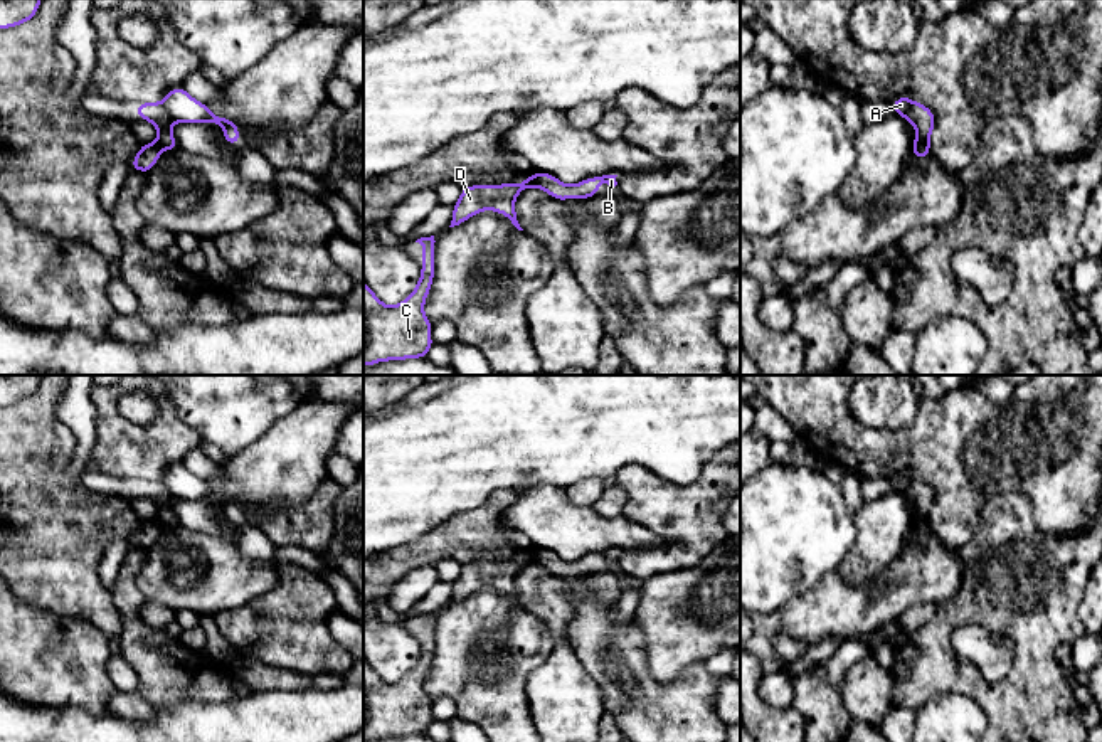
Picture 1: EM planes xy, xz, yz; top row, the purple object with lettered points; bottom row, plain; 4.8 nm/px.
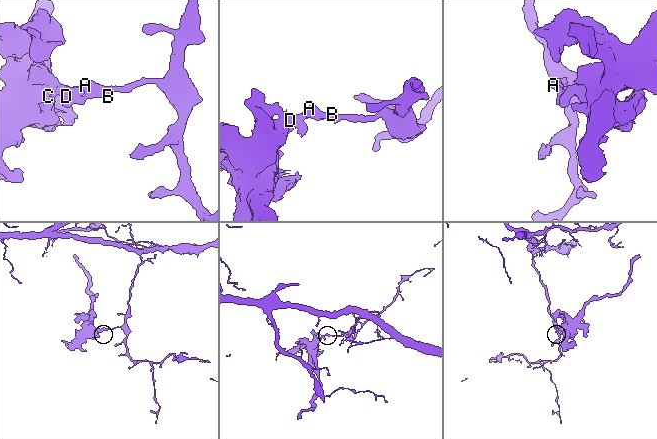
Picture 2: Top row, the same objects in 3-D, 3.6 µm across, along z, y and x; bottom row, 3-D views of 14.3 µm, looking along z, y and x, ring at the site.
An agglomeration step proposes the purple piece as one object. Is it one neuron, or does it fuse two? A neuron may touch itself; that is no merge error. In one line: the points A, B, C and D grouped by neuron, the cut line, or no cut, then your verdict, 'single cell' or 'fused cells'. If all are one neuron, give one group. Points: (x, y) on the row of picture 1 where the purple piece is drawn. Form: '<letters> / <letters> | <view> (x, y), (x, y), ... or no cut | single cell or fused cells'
A B / C D | yz (916, 143), (927, 145) | fused cells

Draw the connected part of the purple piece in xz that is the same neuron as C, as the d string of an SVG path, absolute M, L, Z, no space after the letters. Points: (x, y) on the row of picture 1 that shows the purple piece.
M434 236L421 237L421 278L414 291L400 303L382 303L363 281L363 367L379 362L424 358L434 345L432 323L424 303L434 281Z

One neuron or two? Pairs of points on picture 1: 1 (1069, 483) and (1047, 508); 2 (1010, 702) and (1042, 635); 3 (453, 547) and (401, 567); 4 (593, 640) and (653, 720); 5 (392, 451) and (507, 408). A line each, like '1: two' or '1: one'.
1: one
2: one
3: one
4: one
5: one

